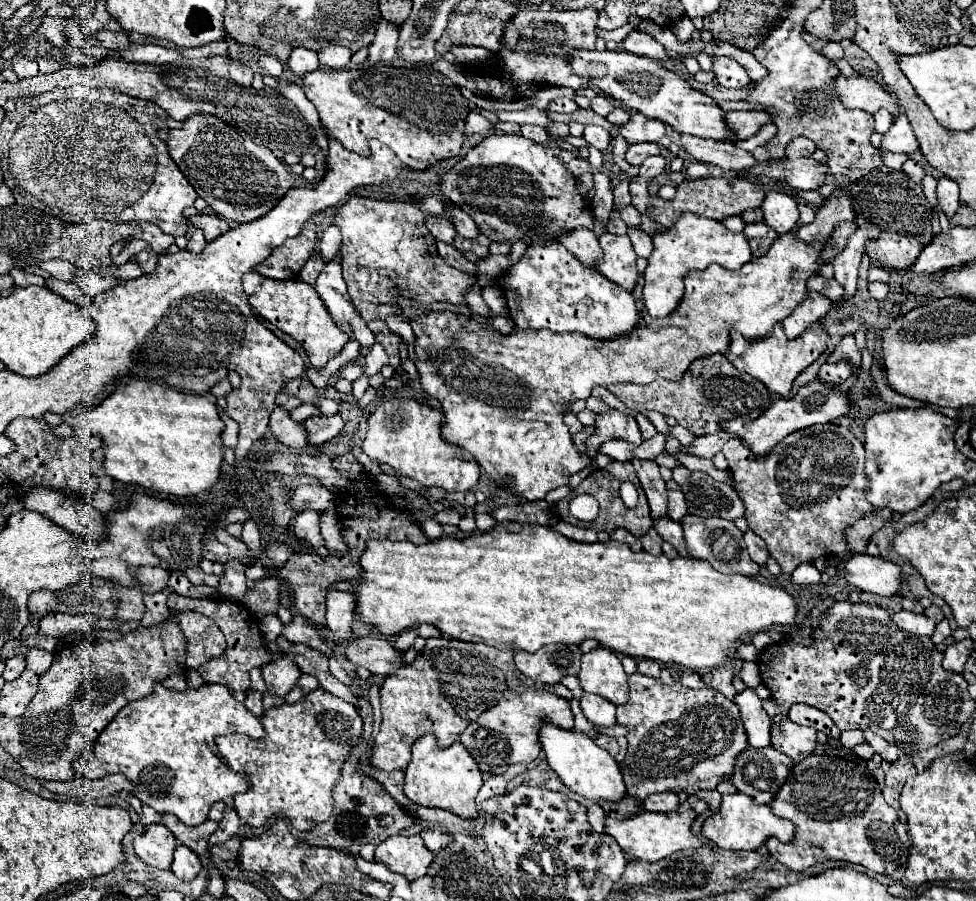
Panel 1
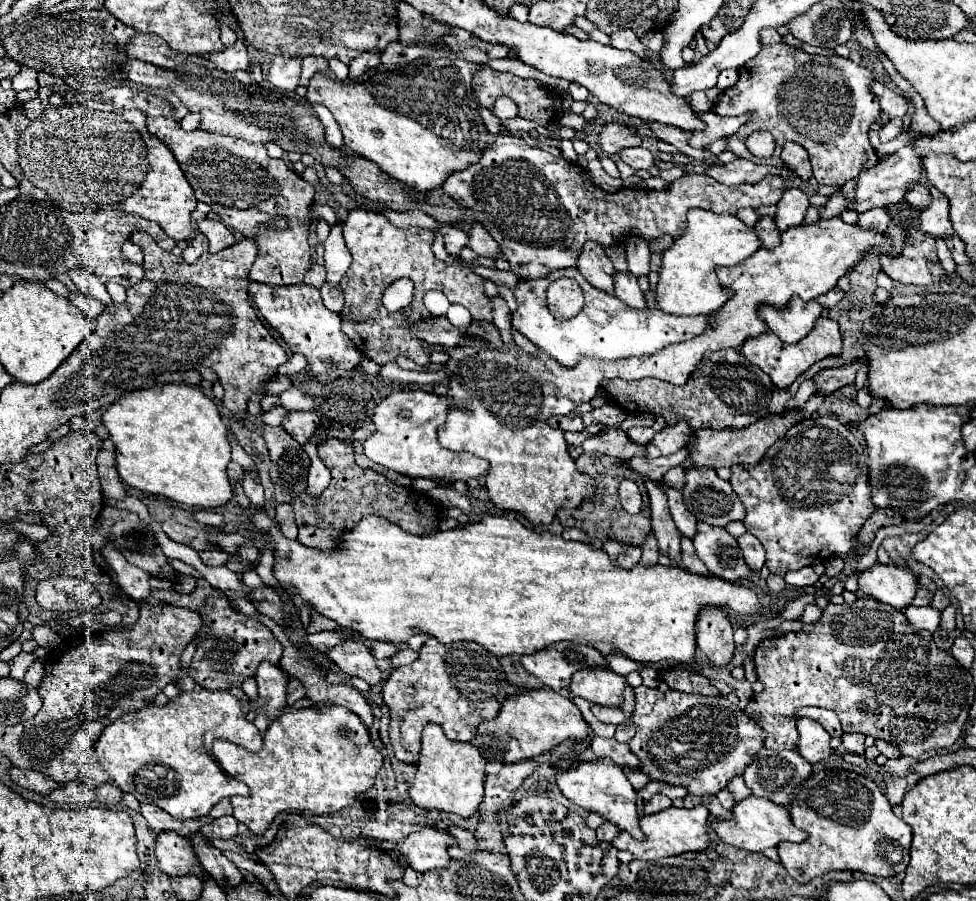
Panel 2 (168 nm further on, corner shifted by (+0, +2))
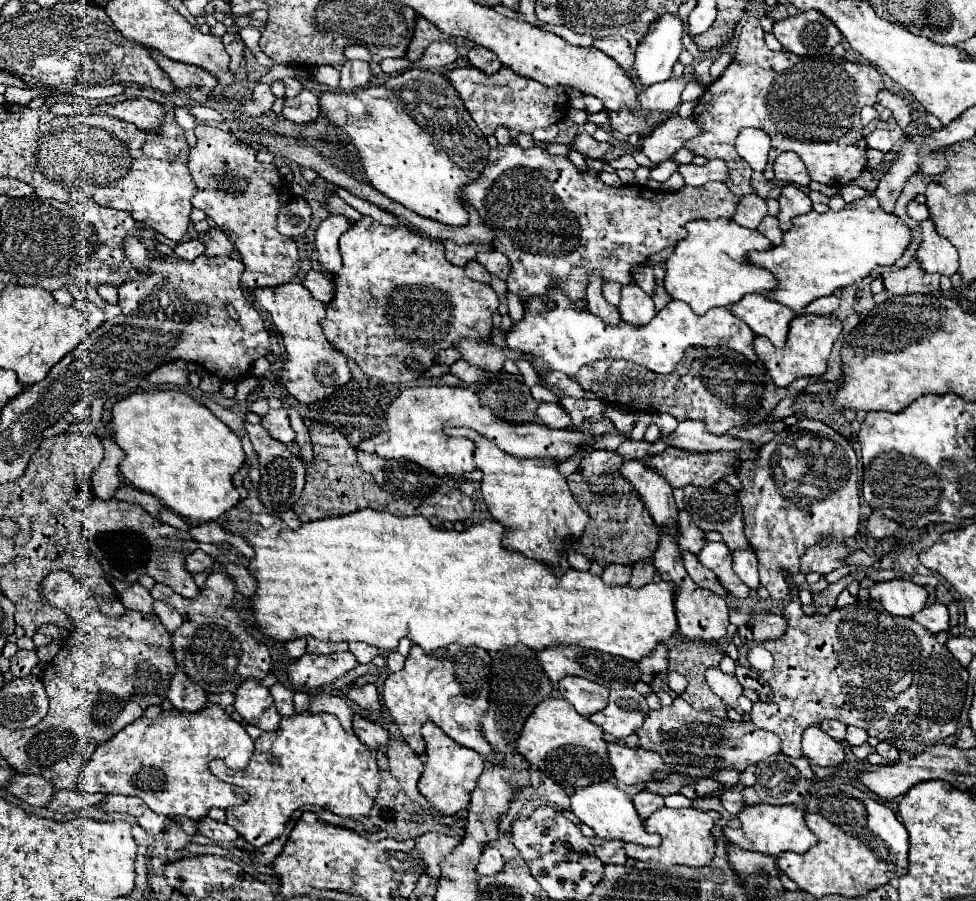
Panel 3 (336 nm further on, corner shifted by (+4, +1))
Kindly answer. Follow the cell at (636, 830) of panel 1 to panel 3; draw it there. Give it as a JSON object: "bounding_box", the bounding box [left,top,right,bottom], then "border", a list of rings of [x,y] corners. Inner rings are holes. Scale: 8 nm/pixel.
{"bounding_box":[624,807,720,867],"border":[[[662,807],[656,813],[652,813],[646,821],[644,827],[648,833],[658,833],[662,837],[660,847],[640,847],[632,843],[624,843],[624,851],[628,857],[636,861],[652,861],[658,865],[690,865],[690,867],[702,867],[708,865],[714,857],[714,837],[712,837],[712,827],[720,819],[720,813],[716,811],[698,811],[698,809],[670,809]]]}

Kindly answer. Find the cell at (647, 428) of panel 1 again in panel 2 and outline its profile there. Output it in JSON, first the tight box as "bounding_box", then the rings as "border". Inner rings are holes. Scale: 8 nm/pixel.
{"bounding_box":[628,426,654,446],"border":[[[634,426],[634,428],[630,428],[628,432],[628,438],[632,440],[632,442],[636,442],[636,444],[642,444],[642,446],[646,446],[650,440],[652,440],[652,436],[654,436],[654,430],[652,428],[642,428],[642,426]]]}

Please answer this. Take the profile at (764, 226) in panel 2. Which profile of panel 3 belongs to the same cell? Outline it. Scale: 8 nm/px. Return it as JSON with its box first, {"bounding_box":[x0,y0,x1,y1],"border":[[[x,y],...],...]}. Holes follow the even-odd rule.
{"bounding_box":[758,215,782,245],"border":[[[766,215],[766,217],[760,221],[758,231],[760,231],[764,237],[768,237],[772,245],[780,245],[780,243],[782,243],[782,231],[780,231],[780,227],[778,227],[778,219],[776,219],[776,217]]]}

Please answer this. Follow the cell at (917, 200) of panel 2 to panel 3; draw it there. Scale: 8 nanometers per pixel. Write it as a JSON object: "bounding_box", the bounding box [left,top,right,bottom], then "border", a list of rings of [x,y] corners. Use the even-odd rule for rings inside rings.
{"bounding_box":[908,199,928,221],"border":[[[912,199],[908,203],[908,215],[914,219],[914,221],[922,221],[922,219],[928,219],[928,207],[924,203],[918,203],[916,199]]]}

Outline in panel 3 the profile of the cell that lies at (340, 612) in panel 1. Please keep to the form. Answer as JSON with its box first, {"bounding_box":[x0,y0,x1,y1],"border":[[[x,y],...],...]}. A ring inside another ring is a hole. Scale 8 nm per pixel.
{"bounding_box":[286,639,306,659],"border":[[[292,639],[286,643],[286,651],[290,653],[292,659],[298,659],[306,653],[306,639]]]}

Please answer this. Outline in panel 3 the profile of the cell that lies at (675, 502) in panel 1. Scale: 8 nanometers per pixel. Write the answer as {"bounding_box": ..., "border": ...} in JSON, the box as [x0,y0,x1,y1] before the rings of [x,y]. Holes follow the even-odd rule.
{"bounding_box":[676,511,704,553],"border":[[[678,511],[676,531],[678,531],[680,549],[686,549],[690,553],[698,553],[702,549],[704,533],[692,523],[692,519],[690,519],[690,515],[686,511]]]}

